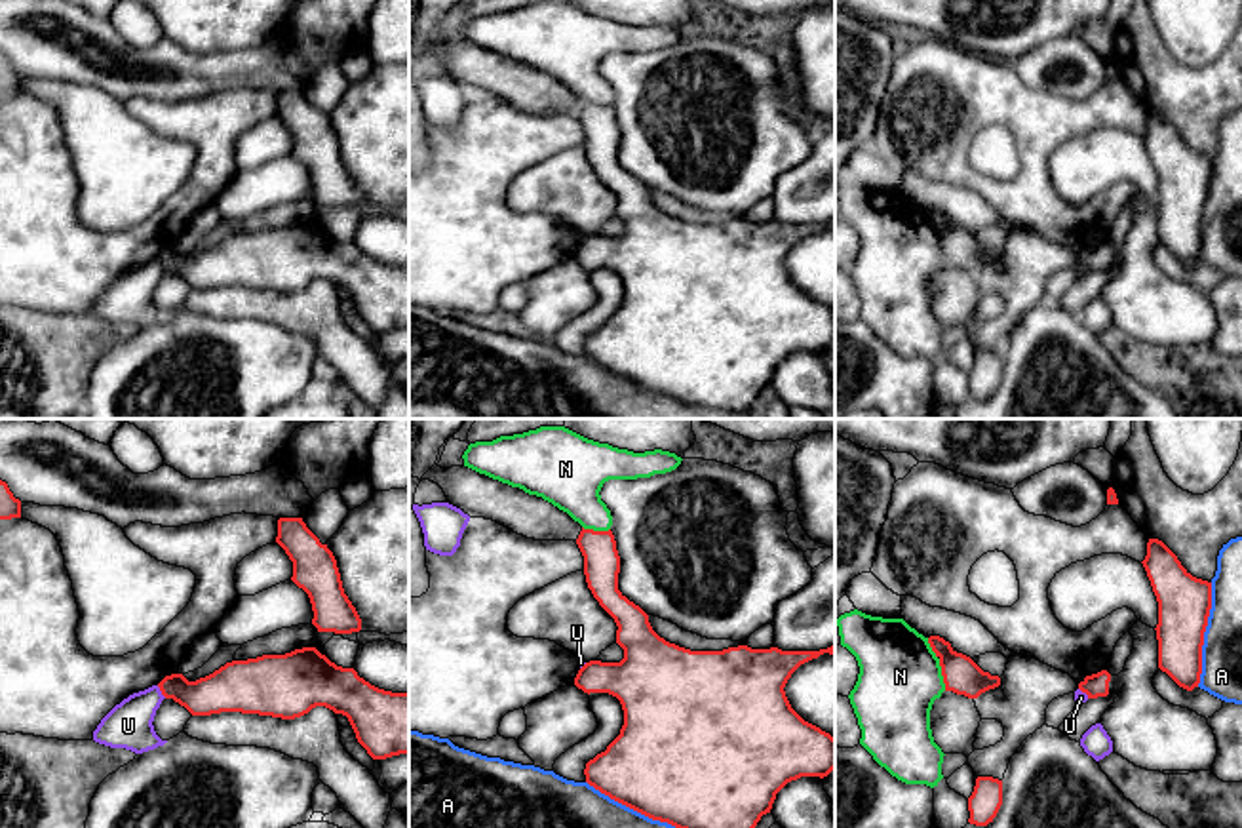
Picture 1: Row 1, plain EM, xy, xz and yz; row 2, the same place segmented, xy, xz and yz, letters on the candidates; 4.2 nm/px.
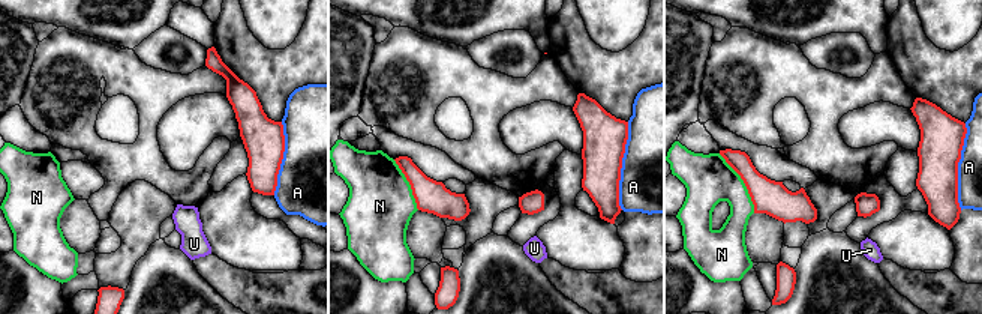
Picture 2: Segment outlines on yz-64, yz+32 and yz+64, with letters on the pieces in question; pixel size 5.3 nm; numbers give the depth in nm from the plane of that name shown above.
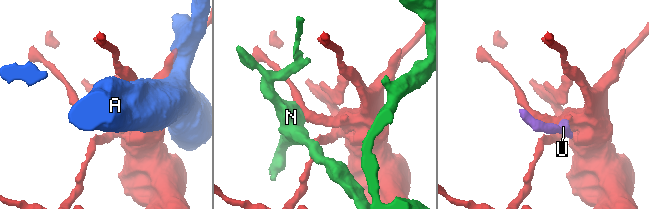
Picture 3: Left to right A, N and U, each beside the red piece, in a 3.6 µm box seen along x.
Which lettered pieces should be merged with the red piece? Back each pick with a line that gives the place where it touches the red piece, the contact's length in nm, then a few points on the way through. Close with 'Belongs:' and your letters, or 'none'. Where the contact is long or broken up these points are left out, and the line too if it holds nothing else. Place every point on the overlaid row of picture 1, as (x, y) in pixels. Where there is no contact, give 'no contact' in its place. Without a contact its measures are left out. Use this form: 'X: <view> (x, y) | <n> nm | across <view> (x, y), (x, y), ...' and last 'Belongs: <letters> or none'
Belongs: none

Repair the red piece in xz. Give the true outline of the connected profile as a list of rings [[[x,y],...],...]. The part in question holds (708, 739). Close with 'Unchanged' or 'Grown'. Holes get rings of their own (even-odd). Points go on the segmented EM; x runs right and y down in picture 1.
[[[580,531],[576,544],[584,556],[588,588],[614,619],[616,643],[624,649],[620,662],[586,662],[574,685],[584,693],[609,693],[624,710],[620,735],[586,763],[586,782],[611,799],[675,828],[755,828],[770,813],[776,794],[801,777],[827,777],[835,769],[835,739],[805,721],[786,697],[786,683],[805,662],[824,653],[835,657],[835,645],[820,651],[751,649],[690,651],[660,638],[649,615],[618,590],[620,556],[612,531]]]. Unchanged

